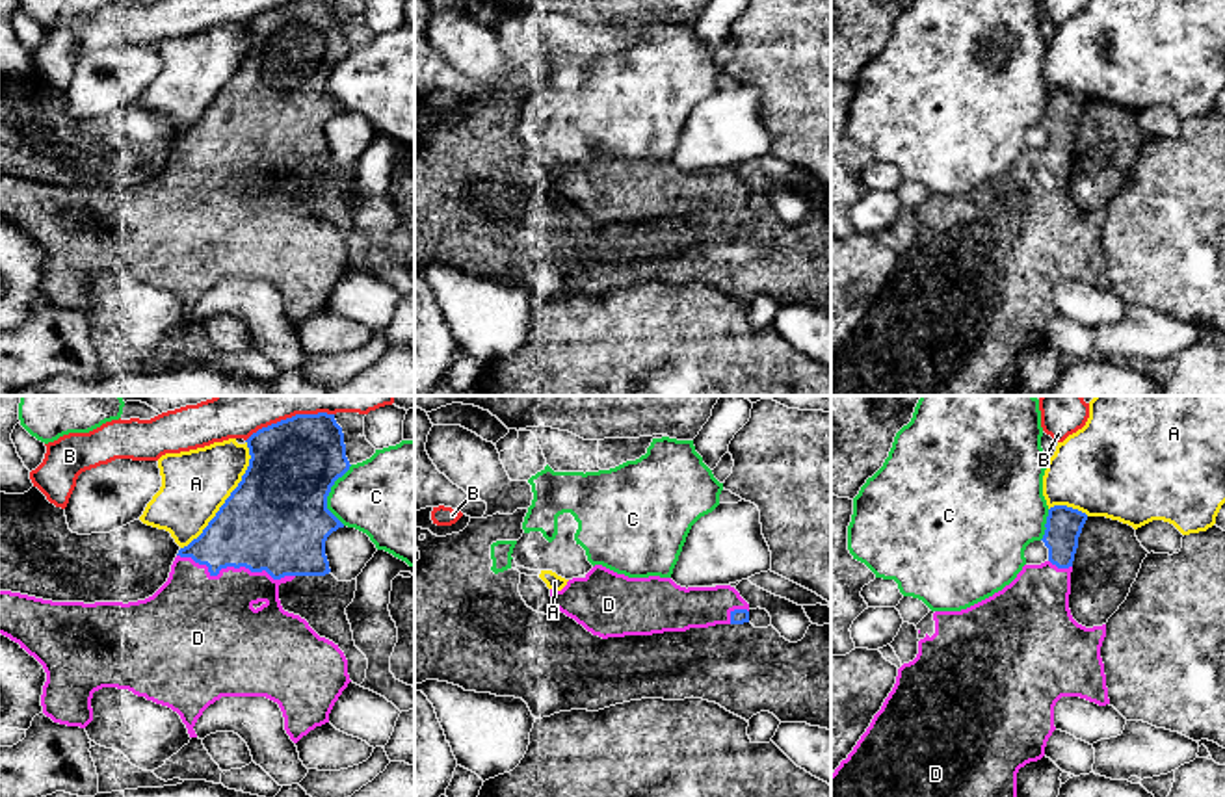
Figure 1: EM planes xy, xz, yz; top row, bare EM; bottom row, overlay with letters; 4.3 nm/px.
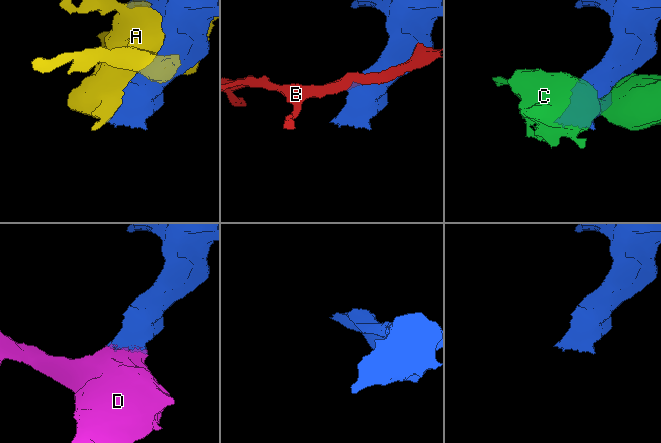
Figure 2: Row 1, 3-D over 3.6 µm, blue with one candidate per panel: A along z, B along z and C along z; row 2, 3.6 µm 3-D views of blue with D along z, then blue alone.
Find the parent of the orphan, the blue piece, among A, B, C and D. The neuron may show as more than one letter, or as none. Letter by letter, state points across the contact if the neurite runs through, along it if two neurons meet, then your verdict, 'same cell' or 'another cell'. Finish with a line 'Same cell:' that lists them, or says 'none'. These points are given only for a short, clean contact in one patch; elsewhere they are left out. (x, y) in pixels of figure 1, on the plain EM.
A: another cell
B: another cell
C: another cell
D: same cell
Same cell: D

